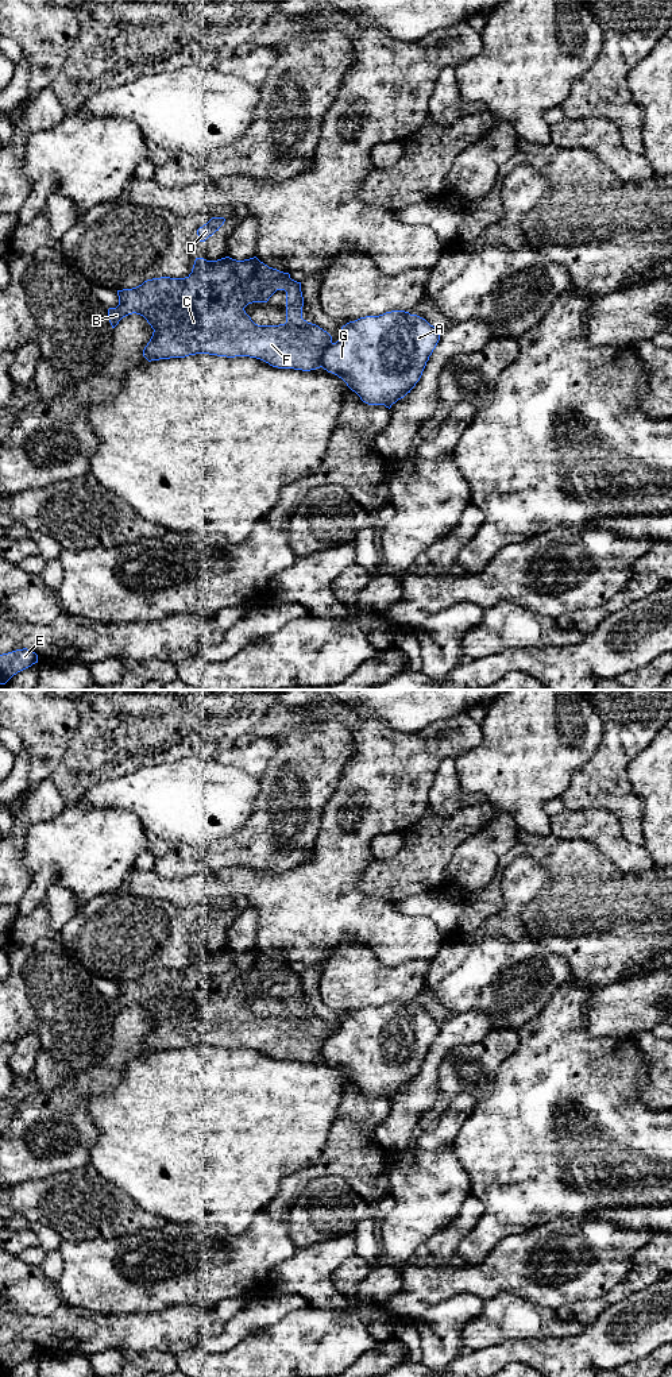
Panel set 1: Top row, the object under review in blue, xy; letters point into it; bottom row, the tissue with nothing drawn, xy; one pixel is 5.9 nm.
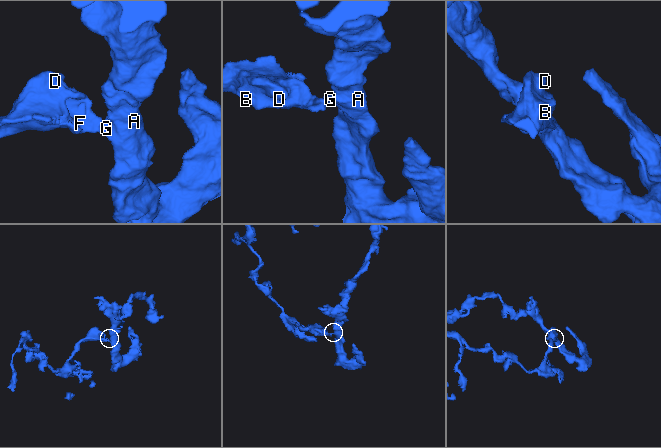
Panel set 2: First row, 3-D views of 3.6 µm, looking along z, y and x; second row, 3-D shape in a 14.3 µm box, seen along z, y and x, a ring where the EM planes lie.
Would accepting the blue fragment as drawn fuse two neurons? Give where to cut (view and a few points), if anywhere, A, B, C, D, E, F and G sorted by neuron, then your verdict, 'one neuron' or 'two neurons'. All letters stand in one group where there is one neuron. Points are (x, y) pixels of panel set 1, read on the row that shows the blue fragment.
cut xy (332, 343), (324, 354), (321, 366); groups A G / B C D E F; two neurons

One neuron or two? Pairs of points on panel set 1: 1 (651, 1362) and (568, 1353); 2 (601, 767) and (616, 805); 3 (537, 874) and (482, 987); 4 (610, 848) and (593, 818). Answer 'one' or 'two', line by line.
1: two
2: one
3: one
4: one

